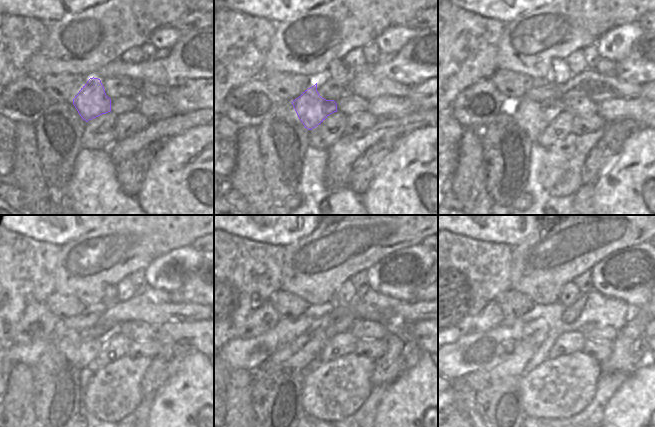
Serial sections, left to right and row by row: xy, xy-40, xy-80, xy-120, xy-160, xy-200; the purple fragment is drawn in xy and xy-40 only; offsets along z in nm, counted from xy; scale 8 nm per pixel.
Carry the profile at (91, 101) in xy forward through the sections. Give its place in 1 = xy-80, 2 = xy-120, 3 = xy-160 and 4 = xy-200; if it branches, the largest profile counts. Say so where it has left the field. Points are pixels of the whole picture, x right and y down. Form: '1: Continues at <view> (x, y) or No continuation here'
1: Continues at xy-80 (532, 117)
2: Continues at xy-120 (80, 348)
3: Continues at xy-160 (308, 346)
4: Continues at xy-200 (514, 365).

